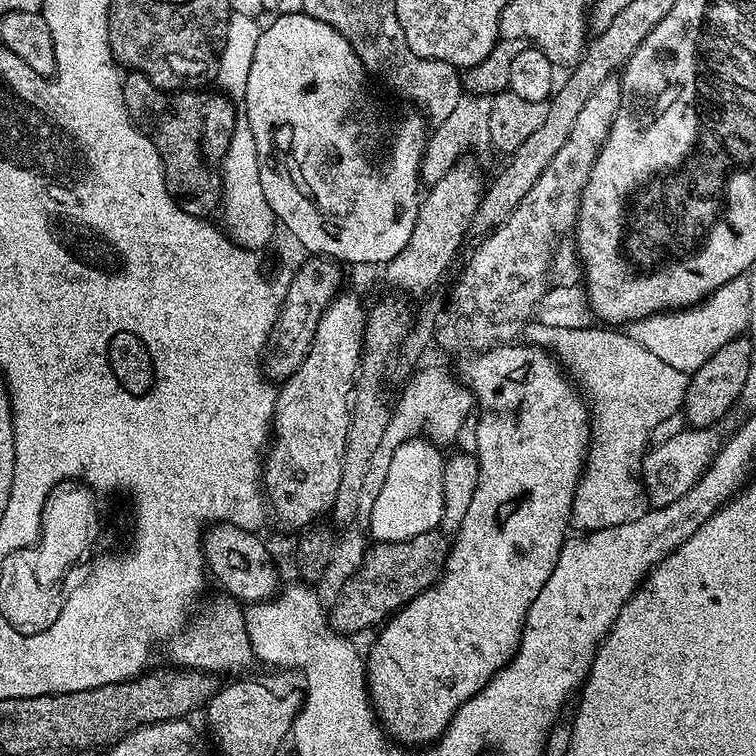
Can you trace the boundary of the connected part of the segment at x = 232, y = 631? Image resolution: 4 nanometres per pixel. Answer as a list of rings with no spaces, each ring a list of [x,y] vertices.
[[[220,594],[209,606],[208,612],[198,616],[170,644],[172,656],[180,663],[177,665],[181,669],[217,674],[216,672],[236,672],[248,663],[253,663],[252,643],[250,634],[246,634],[246,618],[241,601],[227,594]]]

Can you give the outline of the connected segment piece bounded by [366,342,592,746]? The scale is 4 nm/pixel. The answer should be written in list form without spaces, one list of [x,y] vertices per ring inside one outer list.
[[[509,342],[506,344],[501,344],[497,347],[488,349],[487,352],[482,352],[479,354],[469,355],[467,358],[461,359],[464,360],[460,364],[460,373],[458,373],[459,379],[463,383],[467,384],[472,390],[472,395],[474,397],[475,403],[478,405],[479,411],[480,408],[484,413],[481,414],[480,418],[475,421],[477,426],[477,438],[478,446],[475,453],[475,458],[477,464],[479,464],[480,469],[478,470],[478,482],[476,483],[476,489],[474,494],[470,498],[470,502],[466,506],[466,518],[462,518],[462,526],[454,534],[454,539],[451,541],[449,550],[448,550],[448,560],[444,564],[444,573],[440,576],[440,579],[436,581],[435,584],[431,584],[426,591],[422,594],[415,596],[410,603],[405,604],[399,612],[395,613],[379,629],[380,637],[372,644],[372,649],[369,652],[366,652],[366,671],[368,673],[368,695],[371,699],[373,709],[376,714],[377,721],[381,728],[384,729],[385,733],[395,743],[401,746],[413,746],[412,744],[428,744],[431,745],[433,742],[440,739],[443,736],[444,732],[448,729],[448,724],[454,718],[454,714],[459,710],[463,704],[465,704],[468,699],[471,698],[474,694],[478,694],[488,683],[492,681],[493,676],[497,672],[501,672],[506,665],[512,660],[512,656],[518,650],[520,645],[520,639],[522,638],[522,630],[524,629],[524,623],[526,622],[526,614],[530,610],[530,606],[534,602],[534,598],[538,598],[538,590],[542,590],[542,586],[546,586],[546,578],[550,578],[550,574],[554,574],[554,566],[558,562],[558,554],[562,550],[566,537],[570,532],[570,525],[572,524],[572,503],[576,497],[576,487],[580,481],[580,476],[584,472],[584,462],[588,459],[588,446],[592,438],[592,425],[590,423],[590,409],[586,403],[585,397],[581,395],[578,391],[577,385],[573,383],[571,379],[566,375],[561,363],[556,359],[555,355],[547,348],[537,348],[535,344],[526,344],[523,342]]]

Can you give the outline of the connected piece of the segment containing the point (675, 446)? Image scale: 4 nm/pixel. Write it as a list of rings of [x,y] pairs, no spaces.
[[[686,426],[674,438],[655,445],[651,450],[644,453],[644,489],[648,495],[648,502],[652,508],[665,508],[670,502],[682,498],[686,490],[690,490],[698,482],[712,460],[720,453],[722,447],[721,429],[693,428]]]

